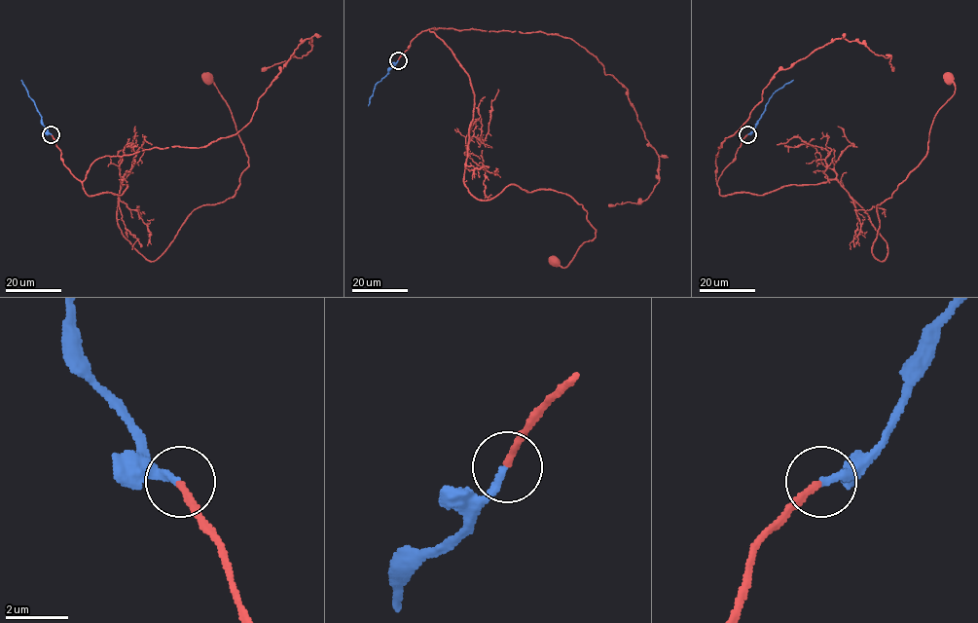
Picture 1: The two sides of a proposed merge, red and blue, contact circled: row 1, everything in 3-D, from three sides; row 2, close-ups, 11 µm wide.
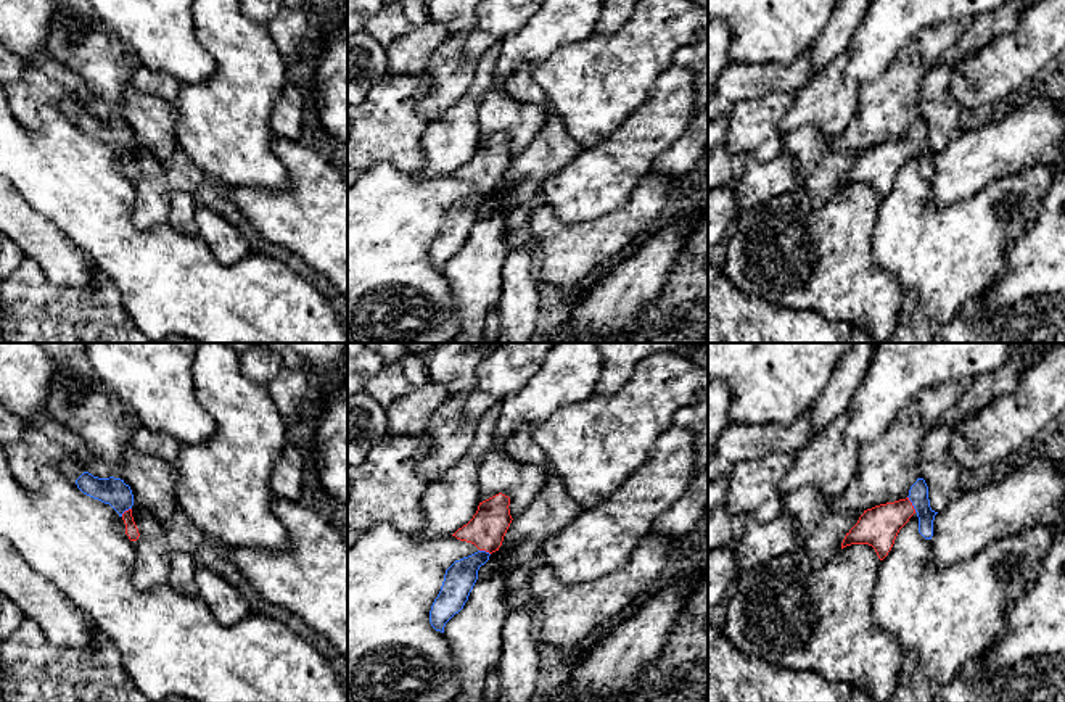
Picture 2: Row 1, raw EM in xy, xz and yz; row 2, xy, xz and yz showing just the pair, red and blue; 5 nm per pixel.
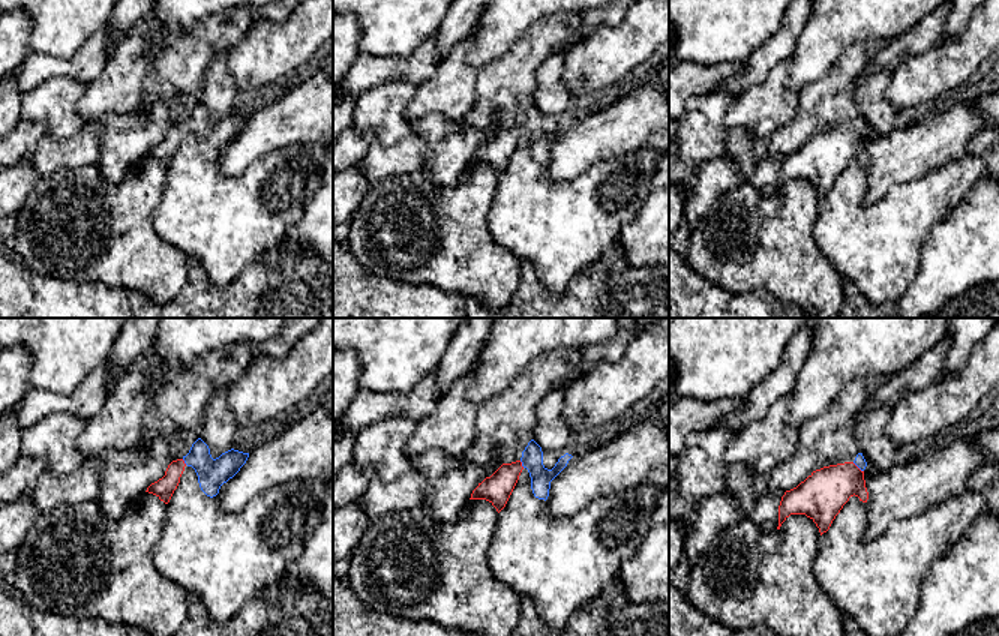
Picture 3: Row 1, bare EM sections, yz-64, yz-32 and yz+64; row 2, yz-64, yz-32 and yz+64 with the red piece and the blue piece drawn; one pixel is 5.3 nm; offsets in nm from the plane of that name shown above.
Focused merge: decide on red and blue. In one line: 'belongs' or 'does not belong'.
belongs

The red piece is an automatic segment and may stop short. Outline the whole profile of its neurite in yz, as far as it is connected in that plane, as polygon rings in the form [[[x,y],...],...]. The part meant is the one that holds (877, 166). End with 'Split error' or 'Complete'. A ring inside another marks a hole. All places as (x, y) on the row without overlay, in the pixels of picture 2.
[[[923,118],[911,126],[909,135],[864,150],[857,163],[846,172],[841,188],[851,184],[869,184],[880,200],[891,190],[899,169],[912,155],[919,156],[919,172],[933,176],[933,159],[938,151],[930,147],[928,126]]]. Split error

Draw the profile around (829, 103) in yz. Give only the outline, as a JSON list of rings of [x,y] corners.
[[[846,50],[816,74],[814,81],[795,92],[795,100],[779,122],[779,130],[788,134],[803,127],[816,127],[827,137],[845,132],[856,116],[861,85],[848,77]]]

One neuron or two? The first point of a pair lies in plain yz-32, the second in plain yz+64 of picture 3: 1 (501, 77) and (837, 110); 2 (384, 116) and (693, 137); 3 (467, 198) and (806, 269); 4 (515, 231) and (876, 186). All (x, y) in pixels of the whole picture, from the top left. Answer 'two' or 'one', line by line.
1: one
2: one
3: one
4: two

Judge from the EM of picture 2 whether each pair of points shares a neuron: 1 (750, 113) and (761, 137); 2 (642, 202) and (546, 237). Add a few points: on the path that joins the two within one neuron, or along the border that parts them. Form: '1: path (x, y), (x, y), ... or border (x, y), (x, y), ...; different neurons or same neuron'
1: path (750, 119), (755, 131); same neuron
2: path (618, 226), (607, 237), (570, 237); same neuron

